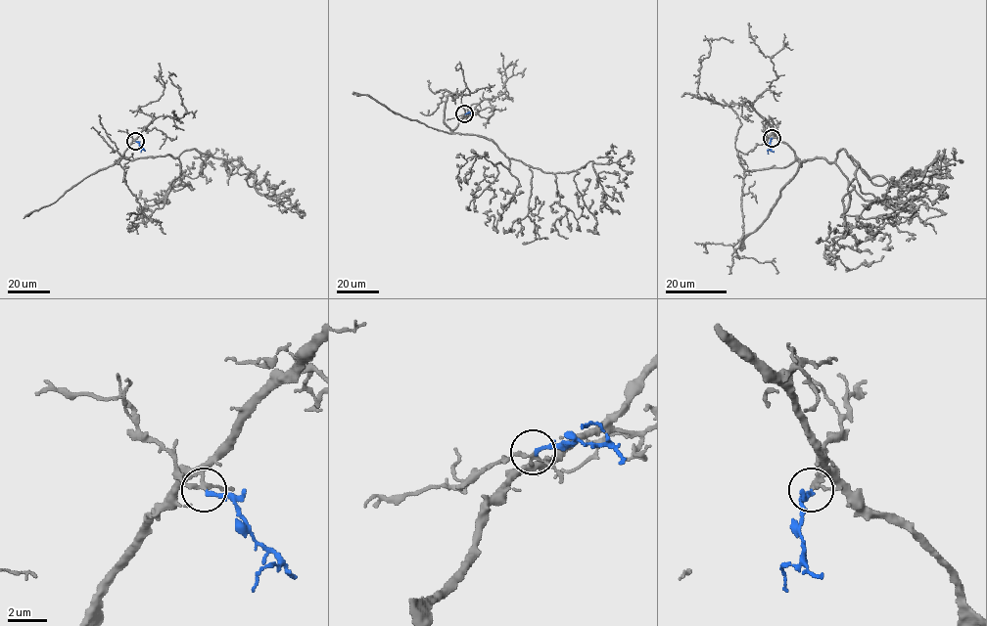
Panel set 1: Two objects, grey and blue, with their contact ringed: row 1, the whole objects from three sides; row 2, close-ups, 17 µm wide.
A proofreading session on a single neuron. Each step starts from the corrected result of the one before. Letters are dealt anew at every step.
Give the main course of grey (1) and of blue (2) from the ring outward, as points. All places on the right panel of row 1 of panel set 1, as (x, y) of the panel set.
1: (772, 138), (801, 165), (833, 162), (844, 149), (858, 163), (841, 216), (893, 215), (890, 203), (918, 198)
2: (772, 138), (767, 154)

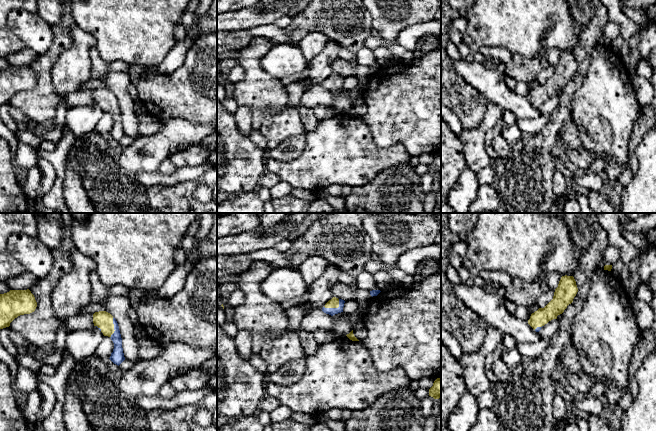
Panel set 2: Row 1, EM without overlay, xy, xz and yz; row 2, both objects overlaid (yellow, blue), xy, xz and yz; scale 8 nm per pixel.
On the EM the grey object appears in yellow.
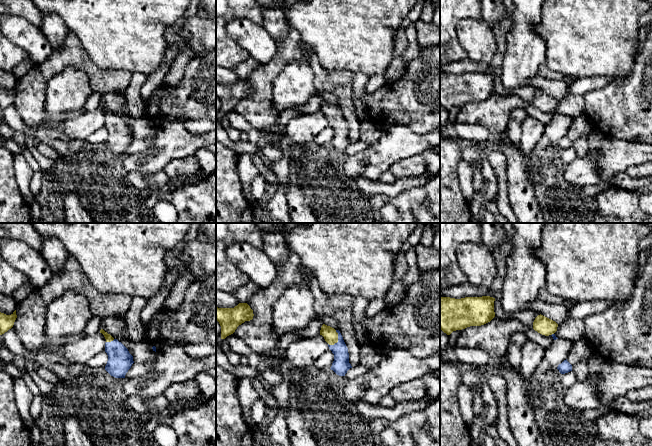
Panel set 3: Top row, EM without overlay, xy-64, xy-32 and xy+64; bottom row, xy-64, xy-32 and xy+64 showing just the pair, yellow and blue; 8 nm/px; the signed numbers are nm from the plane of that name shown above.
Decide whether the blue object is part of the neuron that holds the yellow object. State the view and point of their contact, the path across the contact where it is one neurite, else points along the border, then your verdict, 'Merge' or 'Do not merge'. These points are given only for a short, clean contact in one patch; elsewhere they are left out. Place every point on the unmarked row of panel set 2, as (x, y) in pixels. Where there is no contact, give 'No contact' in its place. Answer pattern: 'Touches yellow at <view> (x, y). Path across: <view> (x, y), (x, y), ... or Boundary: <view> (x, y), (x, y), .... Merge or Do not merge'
Touches yellow at xz (334, 83). Path across: xz (334, 78), (334, 83), (331, 87). Merge

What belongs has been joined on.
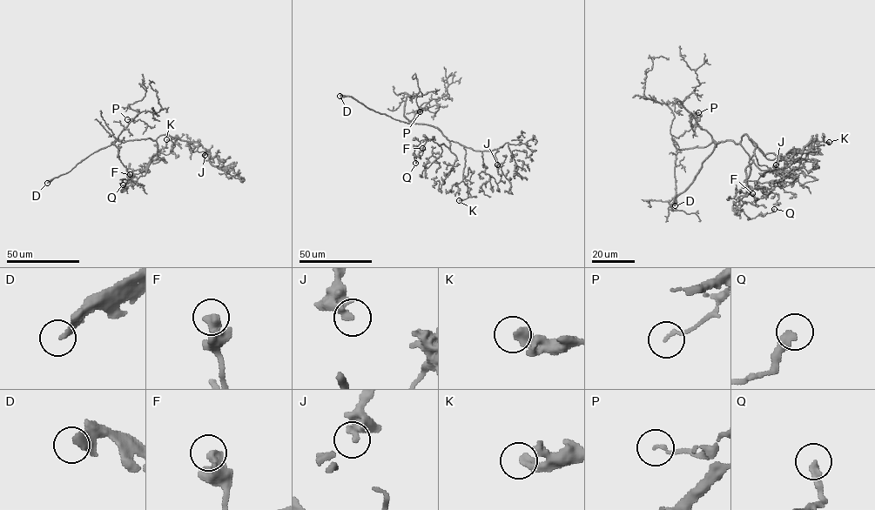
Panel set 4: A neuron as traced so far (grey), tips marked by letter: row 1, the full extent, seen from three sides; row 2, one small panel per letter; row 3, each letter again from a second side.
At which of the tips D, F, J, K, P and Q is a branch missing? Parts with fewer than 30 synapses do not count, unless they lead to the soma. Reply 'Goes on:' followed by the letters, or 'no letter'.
Goes on: D

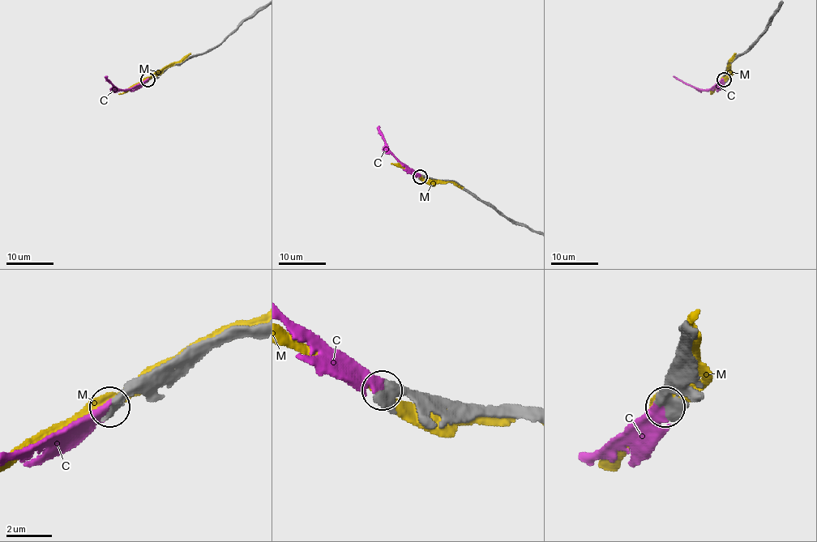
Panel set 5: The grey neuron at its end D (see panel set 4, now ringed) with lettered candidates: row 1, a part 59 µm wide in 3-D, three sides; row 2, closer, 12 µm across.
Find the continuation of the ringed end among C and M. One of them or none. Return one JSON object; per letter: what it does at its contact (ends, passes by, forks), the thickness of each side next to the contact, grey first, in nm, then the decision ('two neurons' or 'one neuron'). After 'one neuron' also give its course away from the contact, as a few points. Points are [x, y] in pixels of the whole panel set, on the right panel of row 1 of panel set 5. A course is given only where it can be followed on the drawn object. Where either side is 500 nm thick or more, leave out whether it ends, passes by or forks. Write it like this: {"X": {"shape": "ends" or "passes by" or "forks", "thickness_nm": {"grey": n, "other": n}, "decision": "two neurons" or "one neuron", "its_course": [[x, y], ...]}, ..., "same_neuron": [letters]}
{"C": {"shape": "ends", "thickness_nm": {"grey": 480, "other": 400}, "decision": "one neuron", "its_course": [[724, 79], [708, 89], [697, 89], [673, 76]]}, "M": {"thickness_nm": {"grey": 500, "other": 420}, "decision": "two neurons"}, "same_neuron": ["C"]}

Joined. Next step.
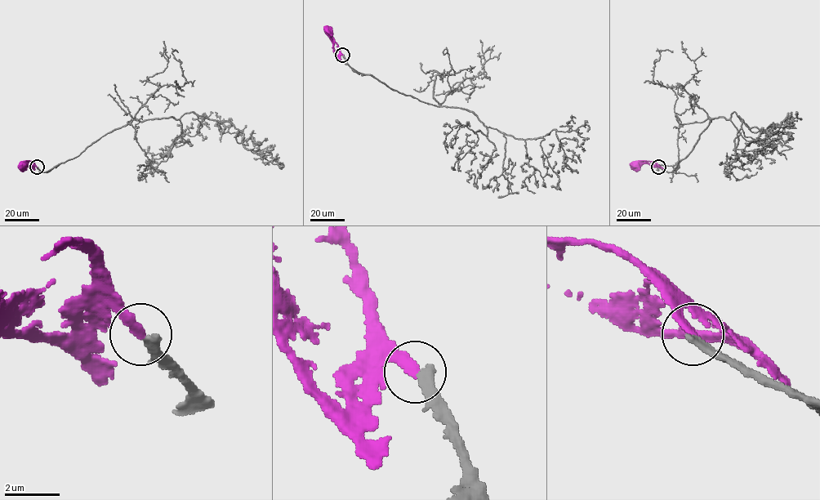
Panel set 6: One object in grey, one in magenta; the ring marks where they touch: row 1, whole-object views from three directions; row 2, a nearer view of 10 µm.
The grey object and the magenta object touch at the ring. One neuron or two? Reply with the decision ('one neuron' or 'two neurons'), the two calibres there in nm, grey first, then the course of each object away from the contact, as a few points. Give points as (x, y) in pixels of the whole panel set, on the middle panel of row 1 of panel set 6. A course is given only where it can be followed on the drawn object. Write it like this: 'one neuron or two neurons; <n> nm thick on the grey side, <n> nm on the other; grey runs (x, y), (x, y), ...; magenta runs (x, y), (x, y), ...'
one neuron; 320 nm thick on the grey side, 320 nm on the other; grey runs (342, 55), (351, 68), (403, 94), (467, 109), (487, 127), (514, 138), (536, 139), (555, 130), (572, 173); magenta runs (342, 55), (327, 32)

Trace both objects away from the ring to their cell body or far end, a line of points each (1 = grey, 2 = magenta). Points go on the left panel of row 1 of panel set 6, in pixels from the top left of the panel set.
1: (37, 167), (46, 171), (64, 162), (133, 119), (192, 112), (230, 122), (249, 149), (266, 139)
2: (37, 167), (30, 160), (21, 165)

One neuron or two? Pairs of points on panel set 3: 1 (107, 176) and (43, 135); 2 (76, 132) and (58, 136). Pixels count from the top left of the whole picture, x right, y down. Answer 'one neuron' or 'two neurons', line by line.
1: one neuron
2: two neurons

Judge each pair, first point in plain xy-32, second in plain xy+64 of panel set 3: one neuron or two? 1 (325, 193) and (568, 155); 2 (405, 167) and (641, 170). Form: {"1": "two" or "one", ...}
{"1": "two", "2": "one"}

